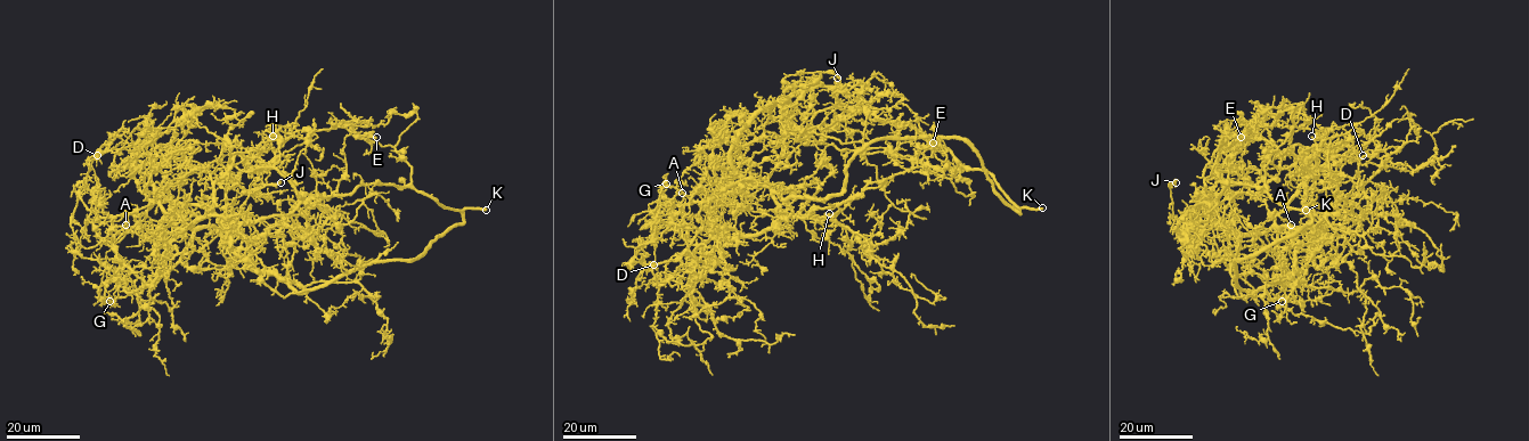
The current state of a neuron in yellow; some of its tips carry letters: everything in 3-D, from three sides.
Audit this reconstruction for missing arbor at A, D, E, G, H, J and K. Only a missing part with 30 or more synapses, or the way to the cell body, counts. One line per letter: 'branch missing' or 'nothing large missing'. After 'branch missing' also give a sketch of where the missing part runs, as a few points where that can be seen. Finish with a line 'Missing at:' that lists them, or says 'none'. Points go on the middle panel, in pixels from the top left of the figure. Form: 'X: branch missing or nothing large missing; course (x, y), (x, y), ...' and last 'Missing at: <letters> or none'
A: branch missing
D: nothing large missing
E: nothing large missing
G: nothing large missing
H: branch missing; course (829, 213), (844, 203), (859, 170)
J: nothing large missing
K: branch missing
Missing at: A, H, K

